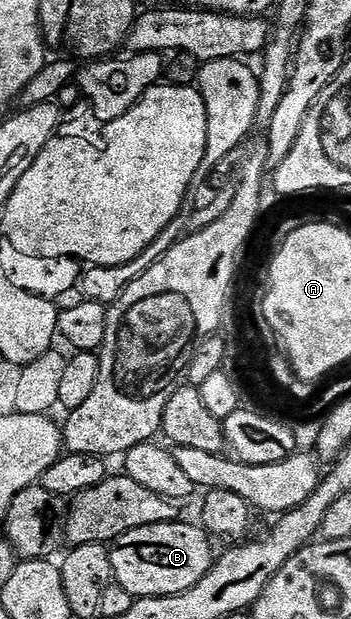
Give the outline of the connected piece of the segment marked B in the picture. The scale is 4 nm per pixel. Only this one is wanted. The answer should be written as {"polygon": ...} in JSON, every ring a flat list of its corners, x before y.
{"polygon":[[198,523,154,524,129,530,110,545,111,575,130,596,176,596,201,582,213,563,212,537]]}

